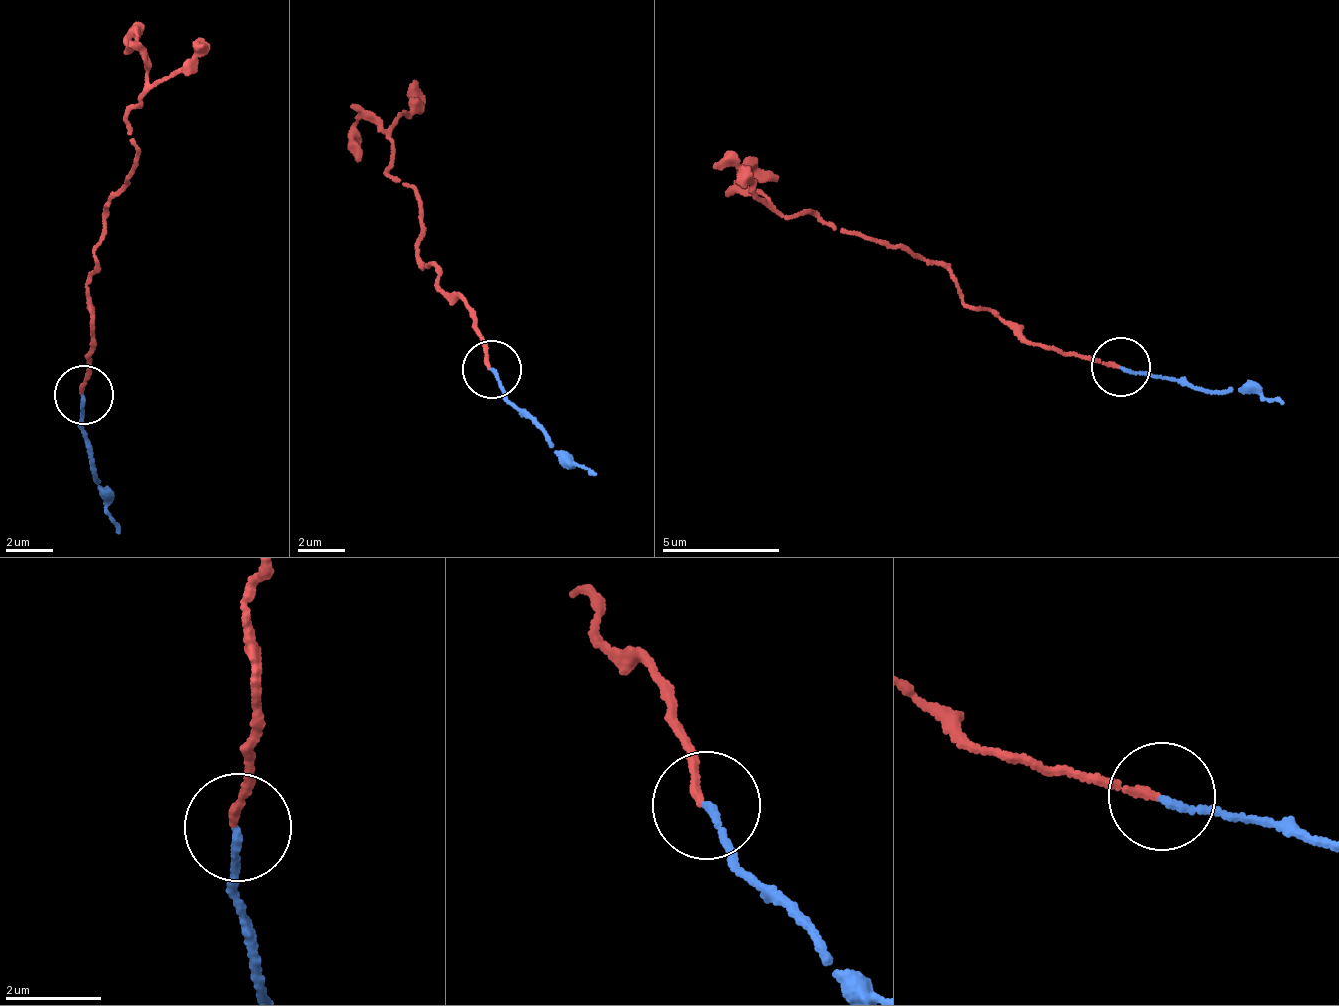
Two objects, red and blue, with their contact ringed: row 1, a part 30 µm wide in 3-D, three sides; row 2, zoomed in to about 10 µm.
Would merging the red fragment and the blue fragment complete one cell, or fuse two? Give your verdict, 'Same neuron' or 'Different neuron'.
Same neuron

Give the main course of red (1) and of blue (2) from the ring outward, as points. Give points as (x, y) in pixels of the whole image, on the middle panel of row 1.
1: (487, 370), (472, 308), (419, 259), (420, 195), (388, 170), (390, 137), (360, 119), (363, 158)
2: (493, 371), (502, 402), (538, 426), (554, 454), (597, 476)

